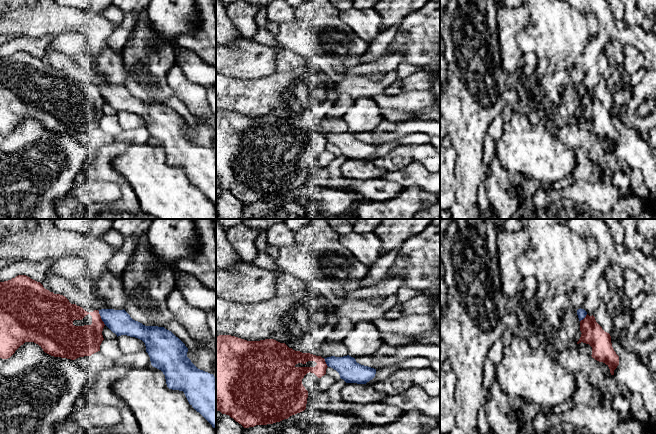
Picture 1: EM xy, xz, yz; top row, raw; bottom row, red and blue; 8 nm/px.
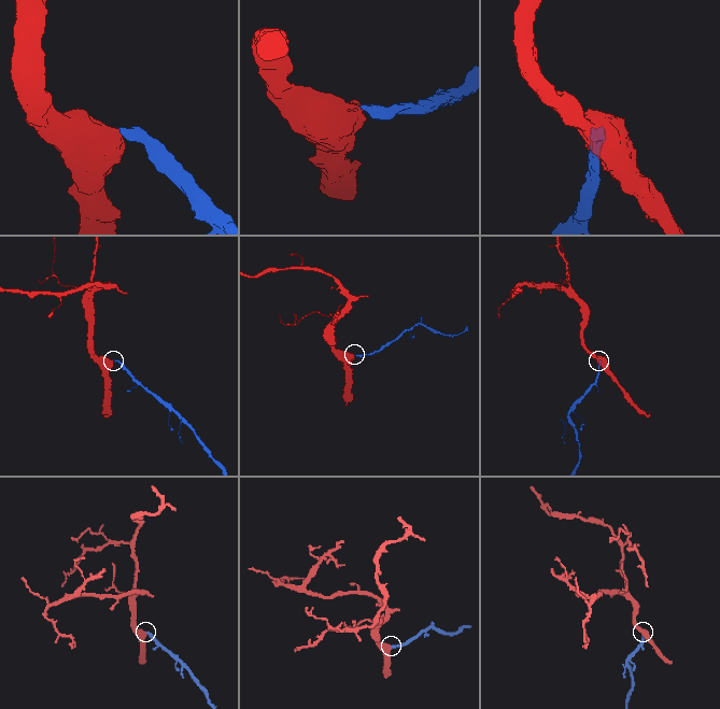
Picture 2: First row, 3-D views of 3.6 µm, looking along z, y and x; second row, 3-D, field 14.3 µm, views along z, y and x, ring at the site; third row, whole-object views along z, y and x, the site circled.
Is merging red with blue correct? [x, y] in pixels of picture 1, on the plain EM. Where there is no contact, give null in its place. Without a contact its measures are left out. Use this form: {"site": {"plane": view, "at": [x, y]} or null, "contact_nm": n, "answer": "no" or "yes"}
{"site": {"plane": "xy", "at": [100, 94]}, "contact_nm": 130, "answer": "no"}

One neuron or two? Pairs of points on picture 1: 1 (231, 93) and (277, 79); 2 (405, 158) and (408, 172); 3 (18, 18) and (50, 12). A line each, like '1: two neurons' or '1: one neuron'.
1: one neuron
2: two neurons
3: one neuron

